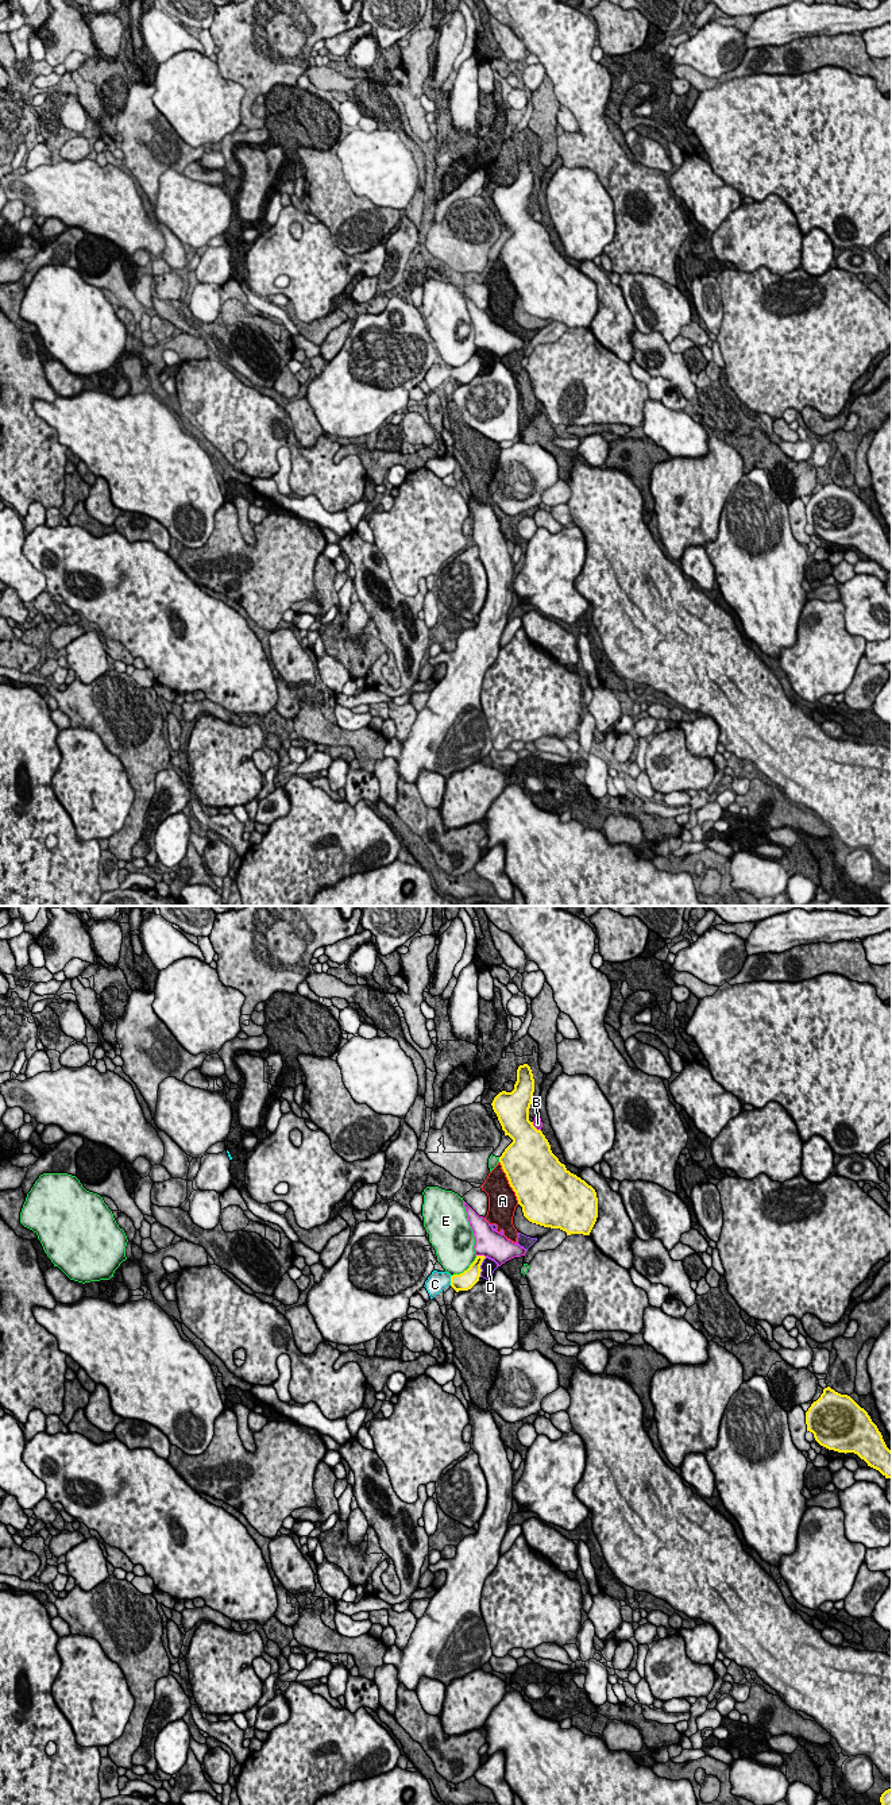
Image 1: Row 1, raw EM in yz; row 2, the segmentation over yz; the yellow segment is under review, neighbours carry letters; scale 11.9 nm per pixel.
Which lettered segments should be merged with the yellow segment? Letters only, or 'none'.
C

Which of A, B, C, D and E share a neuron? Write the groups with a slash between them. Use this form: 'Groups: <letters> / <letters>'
Groups: A D / B / C / E

